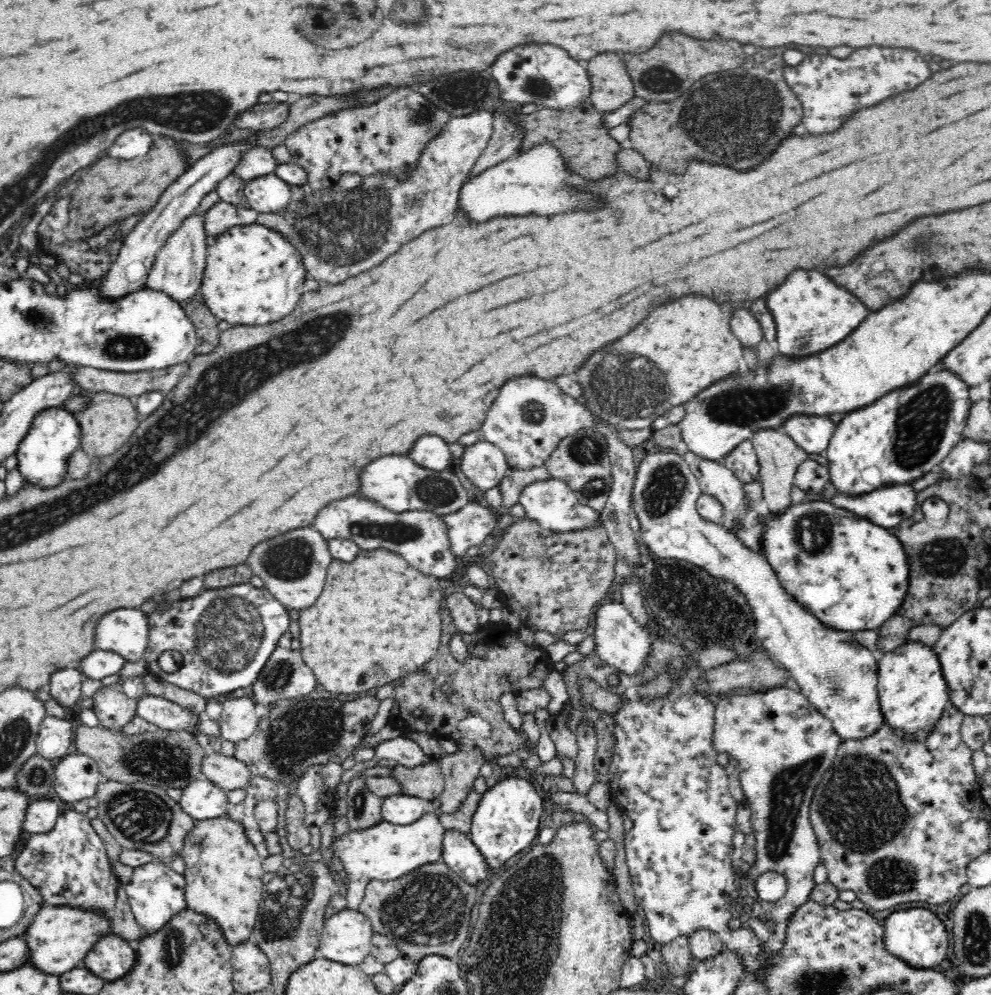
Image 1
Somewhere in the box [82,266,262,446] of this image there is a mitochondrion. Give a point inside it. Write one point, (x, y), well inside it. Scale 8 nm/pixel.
(121, 347)

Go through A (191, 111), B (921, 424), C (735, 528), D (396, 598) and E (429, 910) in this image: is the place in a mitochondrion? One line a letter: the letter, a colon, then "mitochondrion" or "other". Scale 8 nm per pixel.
A: mitochondrion
B: mitochondrion
C: other
D: other
E: mitochondrion

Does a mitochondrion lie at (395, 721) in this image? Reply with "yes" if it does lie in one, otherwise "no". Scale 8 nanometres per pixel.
no

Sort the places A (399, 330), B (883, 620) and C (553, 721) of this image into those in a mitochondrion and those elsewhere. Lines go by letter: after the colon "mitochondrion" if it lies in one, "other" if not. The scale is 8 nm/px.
A: other
B: other
C: other

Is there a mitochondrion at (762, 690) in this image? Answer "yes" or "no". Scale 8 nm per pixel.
no

